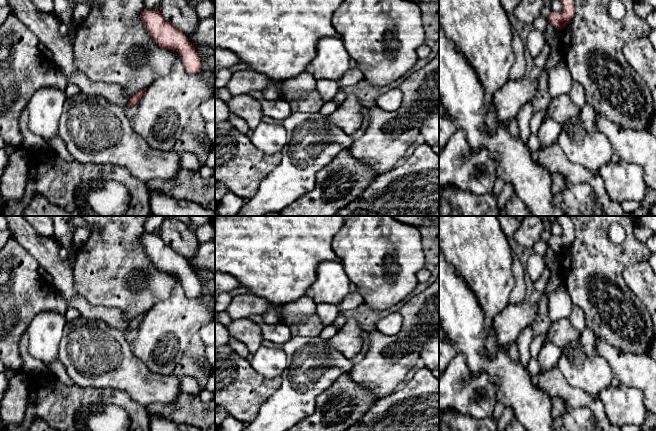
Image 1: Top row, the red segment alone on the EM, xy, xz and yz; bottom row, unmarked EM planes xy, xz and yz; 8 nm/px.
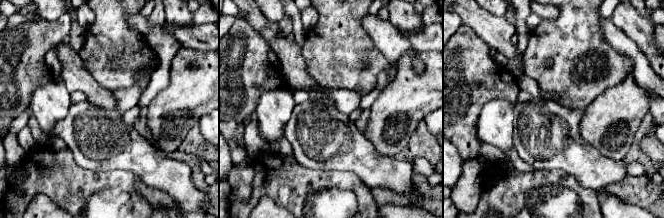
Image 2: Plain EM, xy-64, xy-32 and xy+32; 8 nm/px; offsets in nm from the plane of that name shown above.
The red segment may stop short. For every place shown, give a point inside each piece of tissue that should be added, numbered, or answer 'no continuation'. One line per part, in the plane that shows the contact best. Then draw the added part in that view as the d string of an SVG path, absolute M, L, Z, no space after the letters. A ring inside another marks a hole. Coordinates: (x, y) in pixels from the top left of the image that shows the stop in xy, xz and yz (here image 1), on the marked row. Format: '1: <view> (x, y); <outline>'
1: xy (96, 131); M83 92L67 97L59 120L59 135L65 142L71 156L81 163L112 164L129 171L131 176L146 183L153 179L172 181L177 178L180 156L171 151L151 148L137 134L126 116L128 106L118 106L100 95L86 95Z

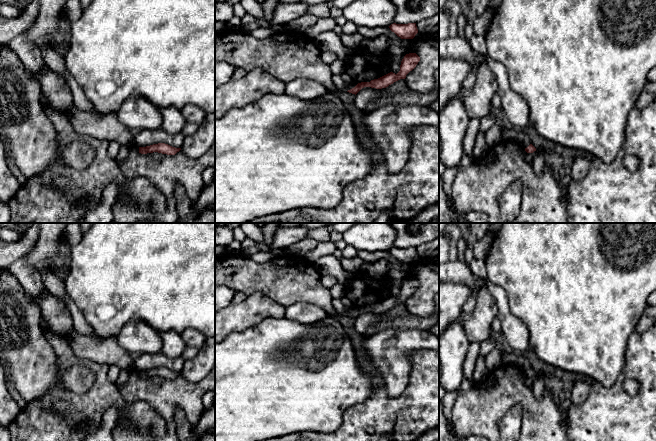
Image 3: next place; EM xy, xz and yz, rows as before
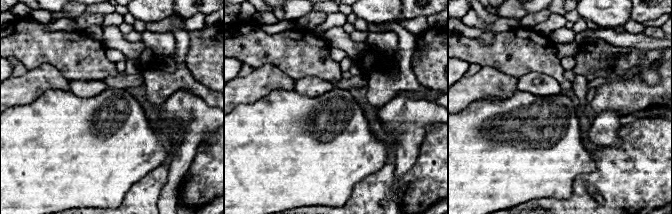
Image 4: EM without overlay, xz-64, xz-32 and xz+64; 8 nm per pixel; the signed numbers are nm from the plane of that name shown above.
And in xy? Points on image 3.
no continuation

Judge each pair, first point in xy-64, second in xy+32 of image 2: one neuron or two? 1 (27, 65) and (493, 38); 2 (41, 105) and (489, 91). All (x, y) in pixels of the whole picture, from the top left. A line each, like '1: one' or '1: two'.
1: two
2: two

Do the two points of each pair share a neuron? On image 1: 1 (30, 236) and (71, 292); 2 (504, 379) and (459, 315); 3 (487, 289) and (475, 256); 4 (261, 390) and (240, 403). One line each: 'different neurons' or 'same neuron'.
1: same neuron
2: same neuron
3: same neuron
4: same neuron

